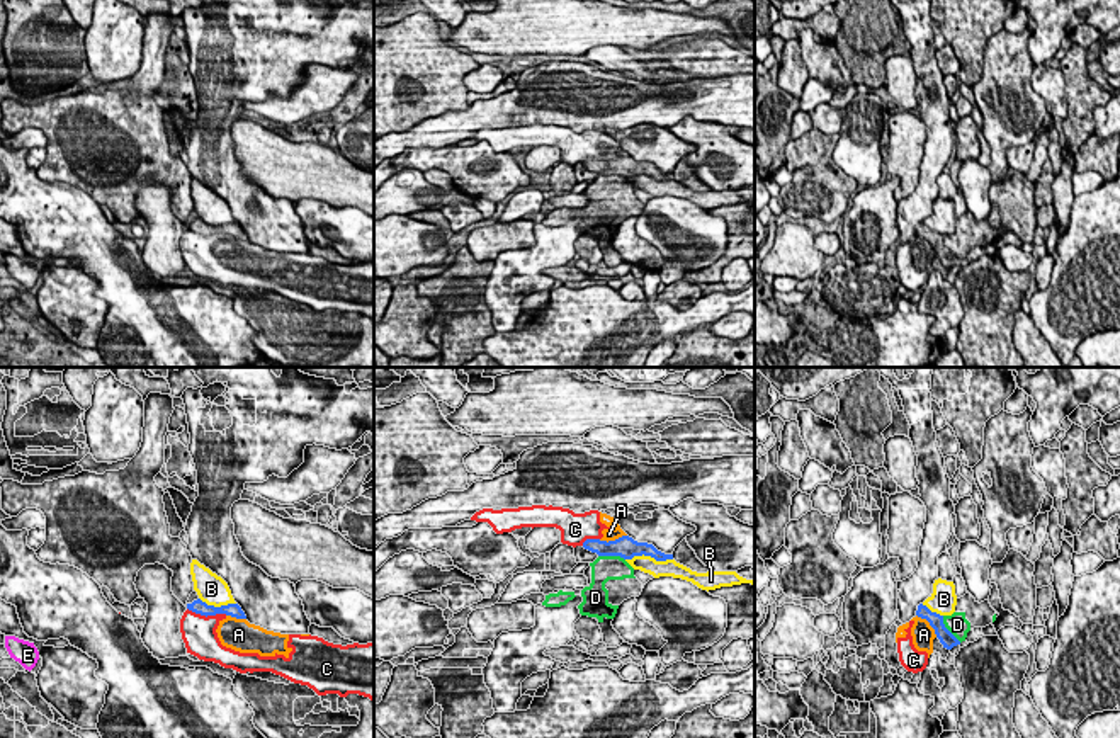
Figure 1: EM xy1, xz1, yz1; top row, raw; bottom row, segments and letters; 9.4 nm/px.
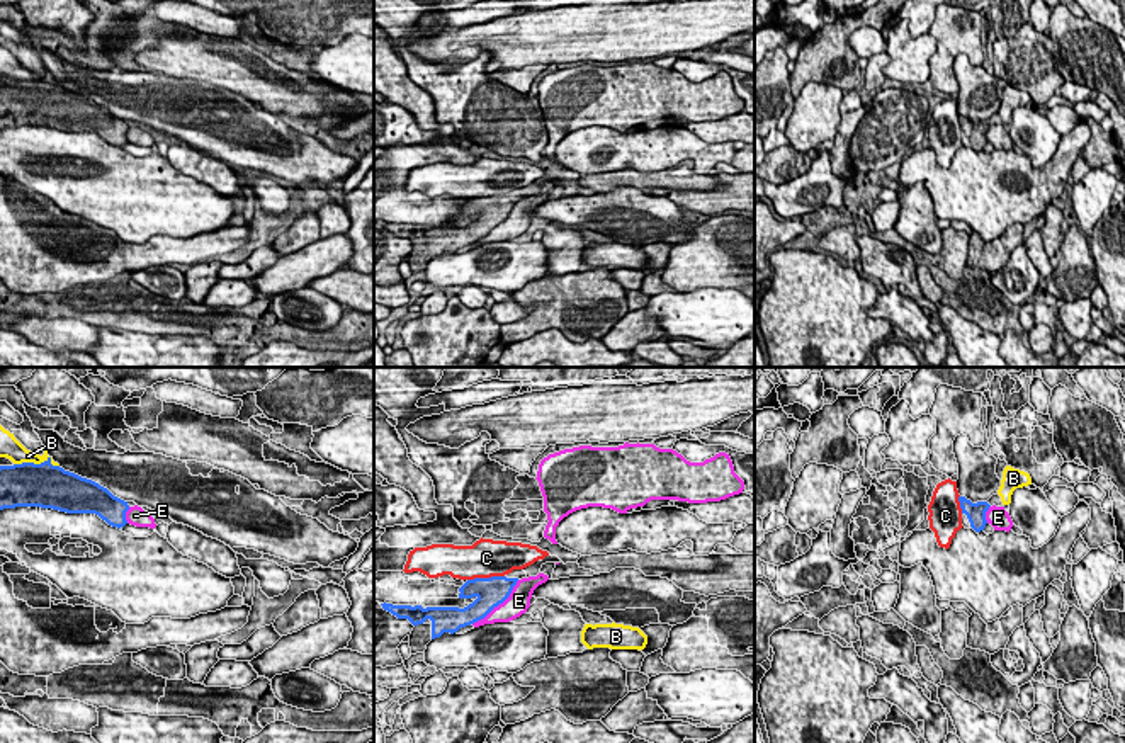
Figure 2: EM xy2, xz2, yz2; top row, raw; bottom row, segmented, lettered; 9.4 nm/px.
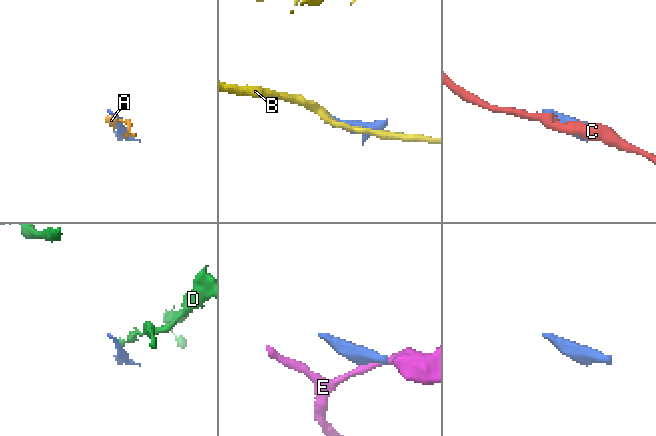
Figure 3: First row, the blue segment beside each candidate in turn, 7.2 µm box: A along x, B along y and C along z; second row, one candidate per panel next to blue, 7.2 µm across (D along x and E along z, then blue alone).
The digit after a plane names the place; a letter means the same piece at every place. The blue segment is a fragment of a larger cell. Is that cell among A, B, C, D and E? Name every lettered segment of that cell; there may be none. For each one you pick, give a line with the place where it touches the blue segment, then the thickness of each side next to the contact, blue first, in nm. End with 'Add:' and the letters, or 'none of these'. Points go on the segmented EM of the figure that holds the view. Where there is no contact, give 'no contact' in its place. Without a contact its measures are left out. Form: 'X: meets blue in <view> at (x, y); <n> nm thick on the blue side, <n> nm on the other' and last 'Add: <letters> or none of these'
Add: none of these

